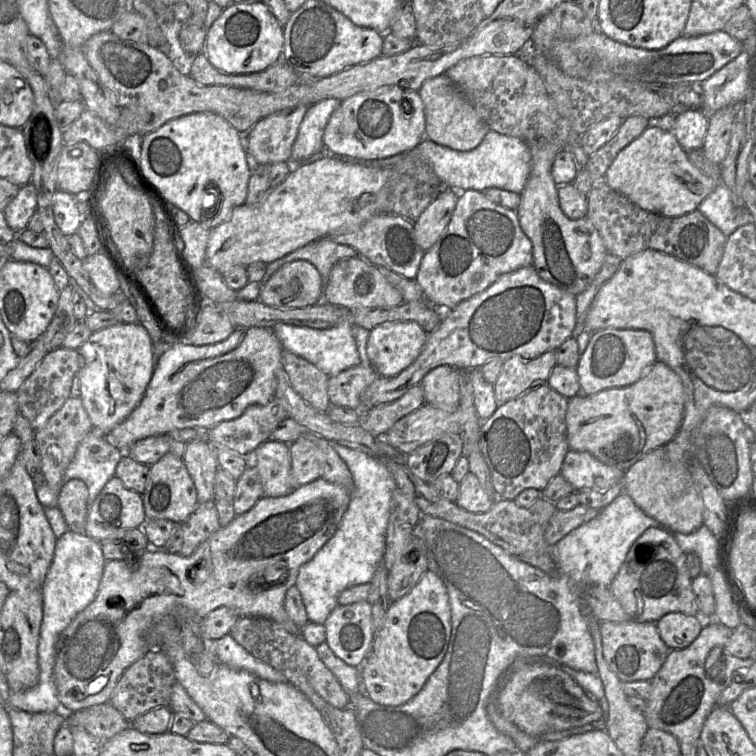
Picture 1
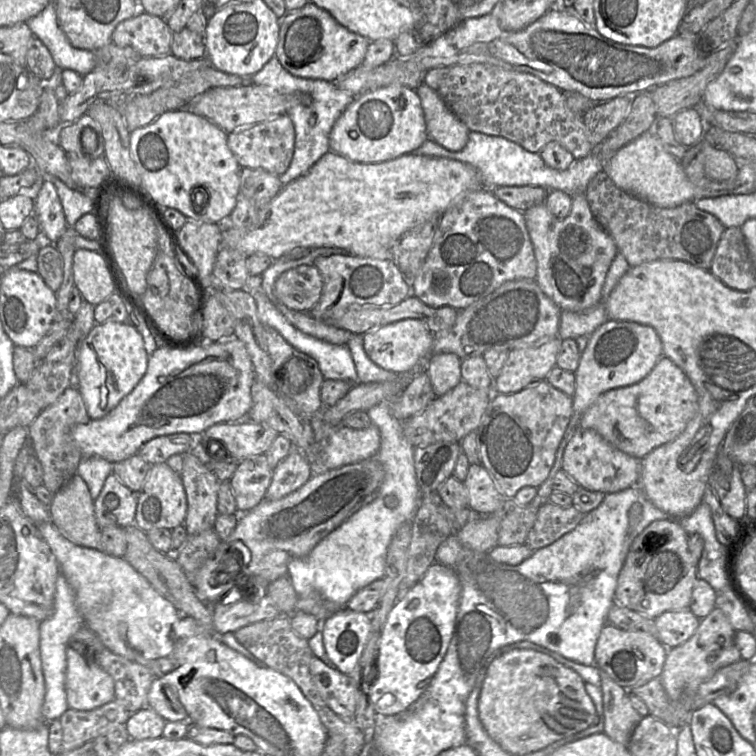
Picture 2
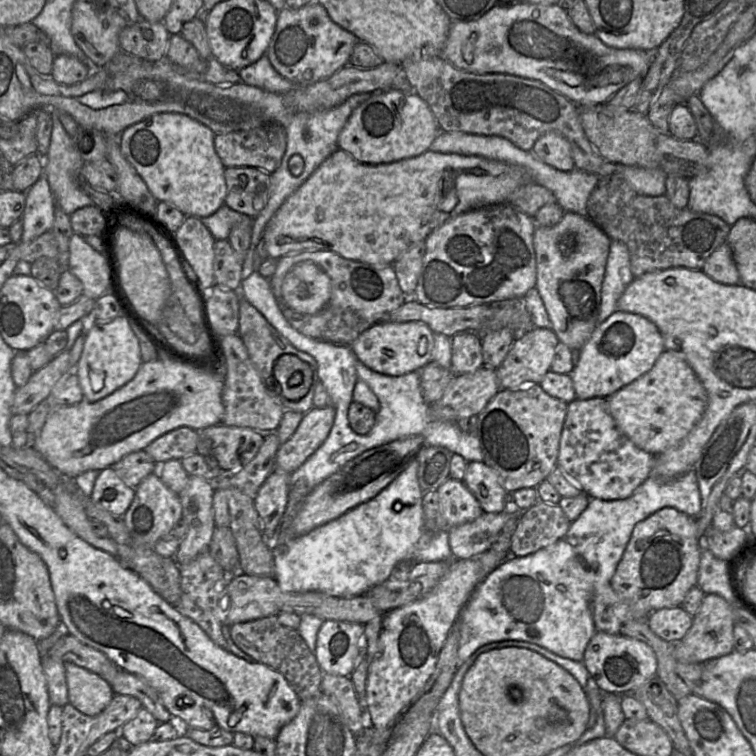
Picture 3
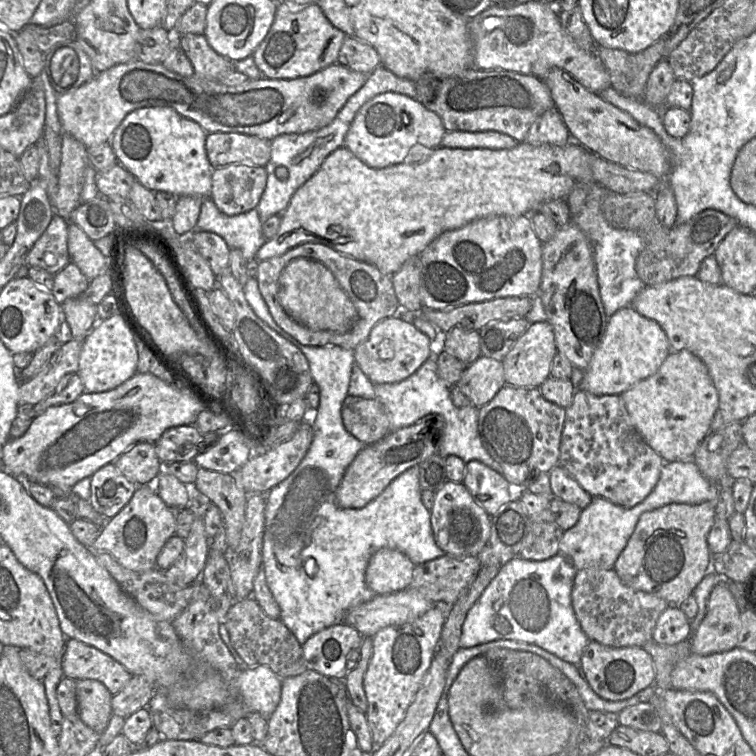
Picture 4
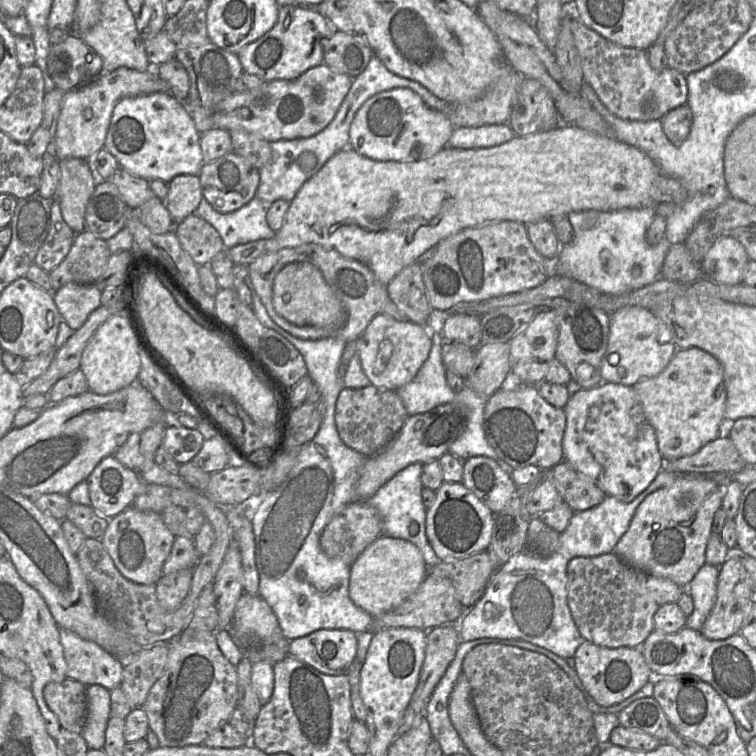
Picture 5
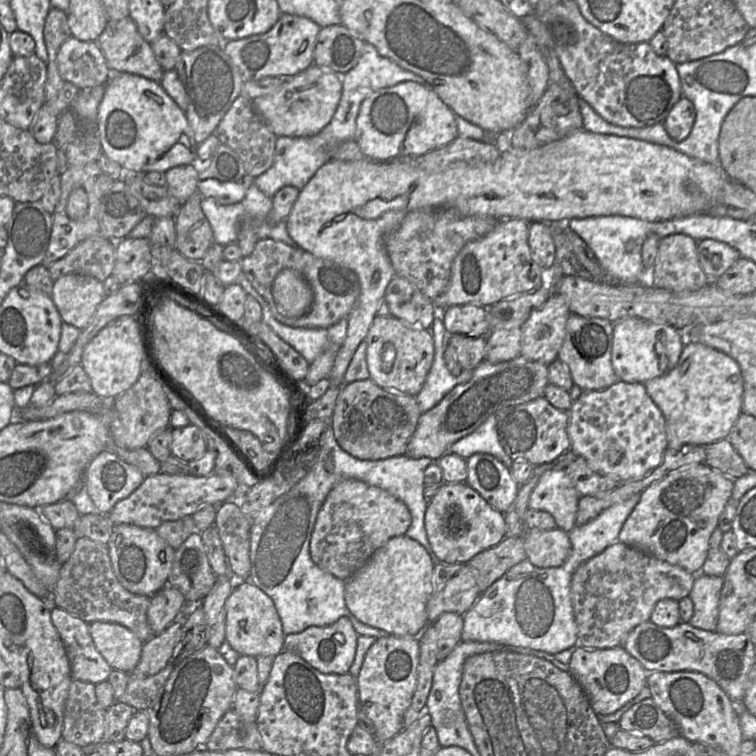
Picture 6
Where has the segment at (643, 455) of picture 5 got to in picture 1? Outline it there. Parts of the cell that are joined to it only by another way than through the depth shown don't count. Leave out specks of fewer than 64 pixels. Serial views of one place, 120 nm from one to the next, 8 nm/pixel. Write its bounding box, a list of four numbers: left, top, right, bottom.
[560,450,625,491]

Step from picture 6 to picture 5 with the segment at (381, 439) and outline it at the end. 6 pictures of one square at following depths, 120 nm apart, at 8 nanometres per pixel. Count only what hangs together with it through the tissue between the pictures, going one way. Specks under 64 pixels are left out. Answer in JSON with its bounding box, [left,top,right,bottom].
[335,384,409,457]

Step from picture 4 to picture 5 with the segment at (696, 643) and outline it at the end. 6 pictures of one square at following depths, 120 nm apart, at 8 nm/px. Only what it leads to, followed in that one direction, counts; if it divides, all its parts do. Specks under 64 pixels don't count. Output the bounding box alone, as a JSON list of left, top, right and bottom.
[700,552,753,640]

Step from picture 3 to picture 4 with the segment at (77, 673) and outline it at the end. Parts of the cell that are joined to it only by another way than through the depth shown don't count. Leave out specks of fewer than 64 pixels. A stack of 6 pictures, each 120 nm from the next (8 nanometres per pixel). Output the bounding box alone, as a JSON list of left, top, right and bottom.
[76,679,112,734]

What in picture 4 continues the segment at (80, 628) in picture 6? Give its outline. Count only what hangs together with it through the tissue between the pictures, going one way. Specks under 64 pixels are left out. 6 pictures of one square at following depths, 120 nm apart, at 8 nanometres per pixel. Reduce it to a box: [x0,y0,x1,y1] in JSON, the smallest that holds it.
[62,639,132,696]

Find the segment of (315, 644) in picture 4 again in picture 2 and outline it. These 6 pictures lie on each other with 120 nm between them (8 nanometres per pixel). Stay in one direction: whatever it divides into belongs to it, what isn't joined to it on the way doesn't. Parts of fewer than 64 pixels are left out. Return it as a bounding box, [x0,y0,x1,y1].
[320,608,370,676]

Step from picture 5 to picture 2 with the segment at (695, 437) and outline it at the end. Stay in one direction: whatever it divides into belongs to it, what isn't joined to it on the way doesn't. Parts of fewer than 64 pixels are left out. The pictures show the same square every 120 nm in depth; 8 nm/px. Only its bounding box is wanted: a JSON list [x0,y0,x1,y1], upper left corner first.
[579,355,697,460]

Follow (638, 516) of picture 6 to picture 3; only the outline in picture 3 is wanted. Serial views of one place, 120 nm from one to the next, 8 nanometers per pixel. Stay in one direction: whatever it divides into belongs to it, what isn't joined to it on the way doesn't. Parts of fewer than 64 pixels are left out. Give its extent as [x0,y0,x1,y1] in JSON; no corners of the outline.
[610,507,702,612]

